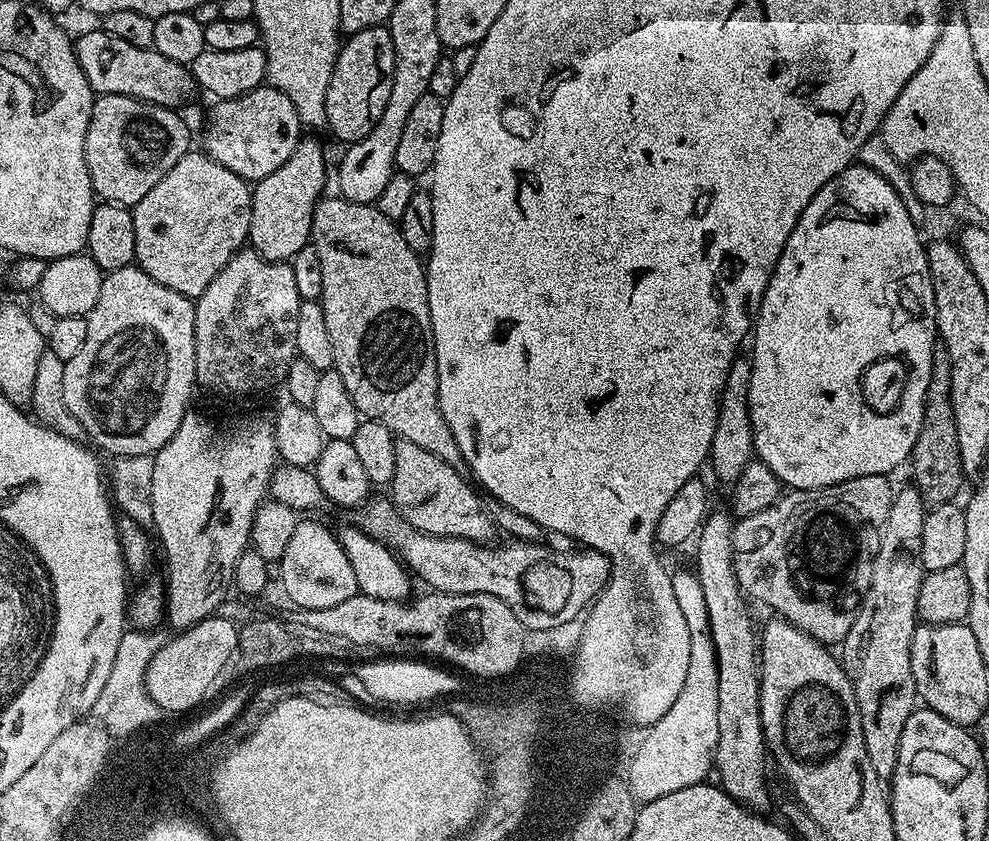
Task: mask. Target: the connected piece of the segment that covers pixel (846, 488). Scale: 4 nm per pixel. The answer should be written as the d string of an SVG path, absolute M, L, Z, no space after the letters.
M859 476L853 480L847 480L834 486L825 488L811 488L810 490L788 490L775 500L766 510L758 510L749 516L741 516L735 521L732 530L732 565L734 574L740 583L740 591L749 601L757 600L768 608L773 608L777 617L790 621L795 628L810 634L818 643L825 646L840 646L850 632L851 624L856 618L857 608L871 584L871 571L874 570L875 556L879 552L880 532L886 522L887 514L894 495L891 479L888 476Z

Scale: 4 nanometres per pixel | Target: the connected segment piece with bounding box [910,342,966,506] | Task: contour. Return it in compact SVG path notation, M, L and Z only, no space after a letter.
M937 342L932 351L932 381L926 390L924 399L924 417L920 433L916 439L916 445L912 447L910 465L916 474L914 480L915 487L919 489L925 505L935 506L937 504L950 504L957 499L956 495L960 492L960 487L966 483L962 458L958 450L958 430L954 424L954 406L950 402L950 362L948 361L948 351L943 344Z

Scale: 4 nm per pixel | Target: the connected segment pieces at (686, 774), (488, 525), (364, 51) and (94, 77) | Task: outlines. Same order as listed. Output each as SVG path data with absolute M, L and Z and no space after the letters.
M693 571L671 573L674 586L674 598L678 598L678 607L690 629L690 670L686 670L686 682L682 682L682 694L674 701L674 706L658 718L658 722L643 733L642 747L634 756L631 767L632 788L635 789L641 805L654 803L674 790L686 790L686 786L705 783L714 768L716 747L718 746L718 666L716 664L716 646L712 641L710 614L706 610L706 598L702 594L700 580Z
M397 439L390 499L400 511L400 517L410 522L410 526L419 532L431 536L462 538L475 544L495 541L492 539L498 536L498 529L483 509L477 489L471 483L468 485L464 479L461 472L454 470L454 466L422 450L422 446L414 446L414 442L409 440Z
M377 26L351 33L341 43L334 62L330 84L326 87L325 122L327 131L332 131L345 145L356 144L382 118L386 102L390 102L390 86L394 86L394 42L387 27Z
M103 30L86 33L81 40L75 41L74 47L82 66L82 74L86 74L93 93L133 96L176 110L181 107L179 104L184 104L191 98L192 92L197 91L191 71L185 65L170 62L170 58L158 54L153 47L135 48L130 46L130 42L122 42L122 38L114 38L114 34Z

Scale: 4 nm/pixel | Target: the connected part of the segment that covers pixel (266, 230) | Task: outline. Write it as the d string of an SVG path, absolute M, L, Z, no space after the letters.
M301 139L290 158L274 174L255 181L252 188L252 217L248 240L251 251L277 262L291 261L298 250L309 247L312 211L324 188L324 148L316 140Z

